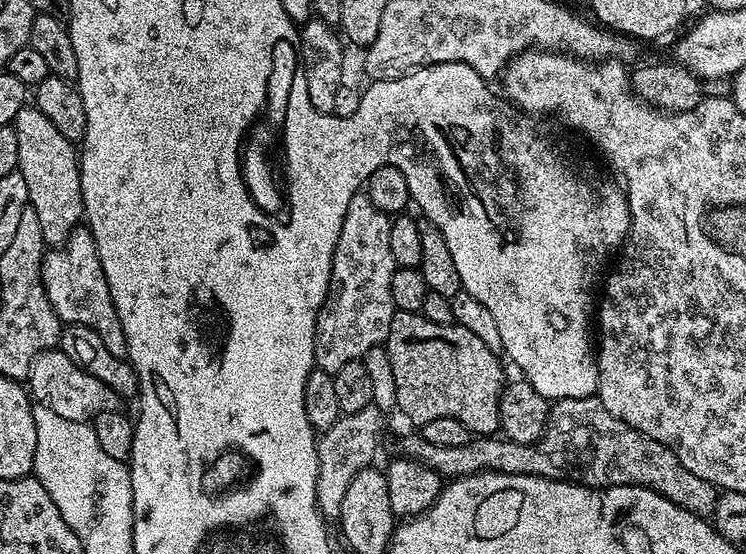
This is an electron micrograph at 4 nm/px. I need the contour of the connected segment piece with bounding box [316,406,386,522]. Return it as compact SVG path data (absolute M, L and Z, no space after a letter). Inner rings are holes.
M373 406L357 412L346 412L330 426L330 430L319 433L318 446L318 482L316 483L316 505L325 521L336 522L340 519L342 498L346 498L346 489L350 482L366 467L373 463L376 447L380 444L380 431L384 428L385 413Z

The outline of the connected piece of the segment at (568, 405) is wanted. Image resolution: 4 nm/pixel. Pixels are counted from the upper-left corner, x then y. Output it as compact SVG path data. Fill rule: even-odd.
M596 396L586 398L566 398L555 401L548 409L548 426L544 435L535 444L519 444L513 440L497 438L495 435L473 439L466 446L433 446L418 434L412 434L408 440L407 455L413 460L422 462L433 468L442 478L472 476L475 472L505 472L506 474L526 474L527 476L544 476L547 480L567 480L584 484L588 488L613 488L614 486L638 486L646 490L654 490L662 494L670 502L674 502L682 510L690 510L695 516L711 517L718 489L710 482L698 478L698 474L690 474L682 462L662 442L654 442L654 438L644 436L638 430L626 426Z

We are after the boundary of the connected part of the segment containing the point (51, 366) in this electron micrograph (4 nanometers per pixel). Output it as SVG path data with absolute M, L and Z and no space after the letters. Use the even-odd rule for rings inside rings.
M59 350L43 352L34 358L32 369L26 381L30 396L36 404L46 406L46 410L54 410L62 418L70 418L70 422L90 422L103 412L119 412L122 398L106 382L98 382L94 374L82 370L66 354Z

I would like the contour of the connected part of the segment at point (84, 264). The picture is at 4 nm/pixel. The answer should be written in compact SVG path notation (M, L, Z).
M87 227L77 228L64 244L45 251L42 278L52 308L64 324L81 324L94 330L94 334L106 342L106 350L110 350L110 354L127 357L126 334L110 298L110 286L106 286L106 274L102 274L102 262L98 258L94 238Z

